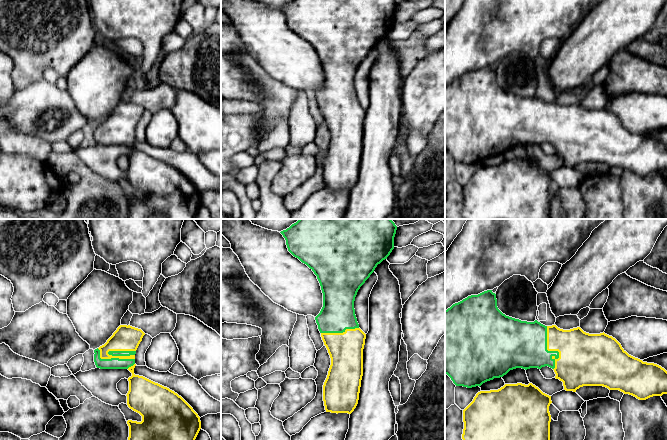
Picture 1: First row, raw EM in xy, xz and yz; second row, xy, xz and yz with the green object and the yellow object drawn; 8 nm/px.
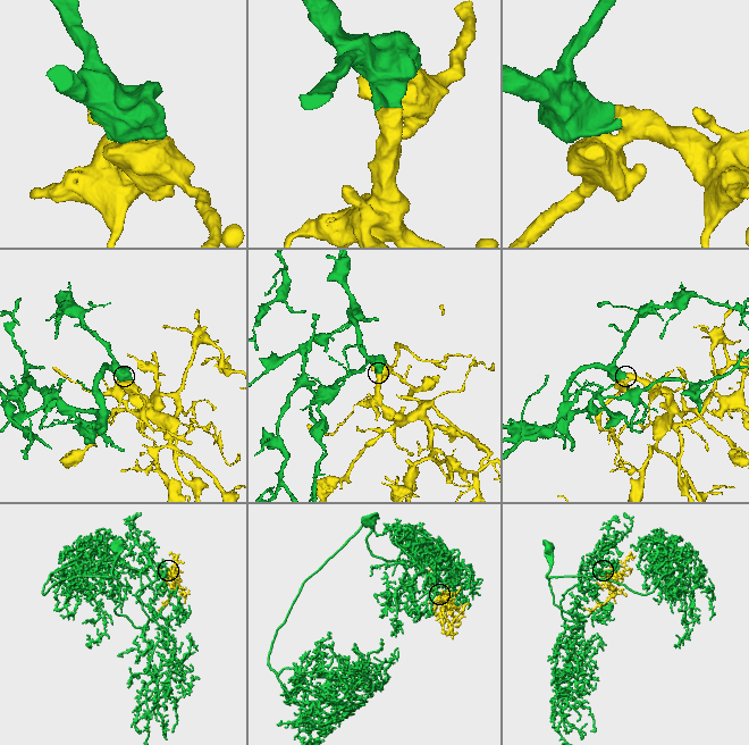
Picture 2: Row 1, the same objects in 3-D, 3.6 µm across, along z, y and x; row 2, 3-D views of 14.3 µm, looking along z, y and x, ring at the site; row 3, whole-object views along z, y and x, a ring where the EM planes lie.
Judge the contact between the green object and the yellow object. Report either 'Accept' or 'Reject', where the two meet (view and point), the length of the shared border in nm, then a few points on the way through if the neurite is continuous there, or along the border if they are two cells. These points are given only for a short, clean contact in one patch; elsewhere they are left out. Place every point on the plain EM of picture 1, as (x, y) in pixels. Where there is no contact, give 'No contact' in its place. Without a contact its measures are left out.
Accept. Touches green at xy (113, 134). Shared border 320 nm. Path across: xy (114, 129), (113, 134), (108, 128), (126, 114)

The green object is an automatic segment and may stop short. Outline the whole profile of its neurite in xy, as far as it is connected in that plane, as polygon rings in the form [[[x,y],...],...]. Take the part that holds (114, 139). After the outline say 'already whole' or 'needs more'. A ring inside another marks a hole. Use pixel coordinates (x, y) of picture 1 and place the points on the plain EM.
[[[120,101],[104,121],[94,126],[94,138],[97,144],[128,145],[132,149],[132,152],[128,154],[129,167],[126,171],[127,181],[130,185],[142,192],[142,197],[127,197],[129,202],[128,219],[194,219],[201,205],[201,197],[193,184],[181,172],[169,164],[155,159],[143,152],[134,150],[134,144],[136,142],[136,126],[144,111],[145,109],[141,105],[130,101]]]; needs more

